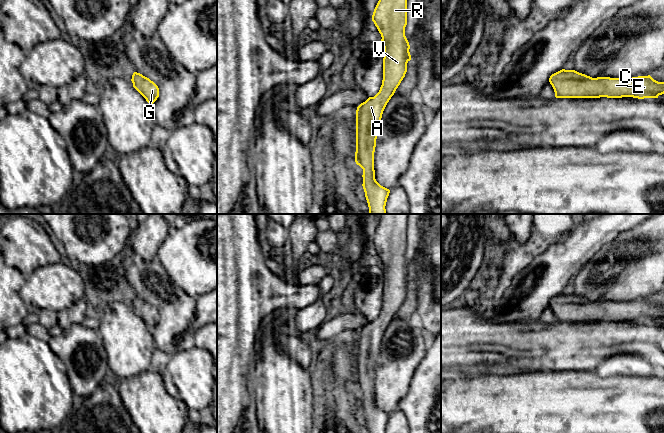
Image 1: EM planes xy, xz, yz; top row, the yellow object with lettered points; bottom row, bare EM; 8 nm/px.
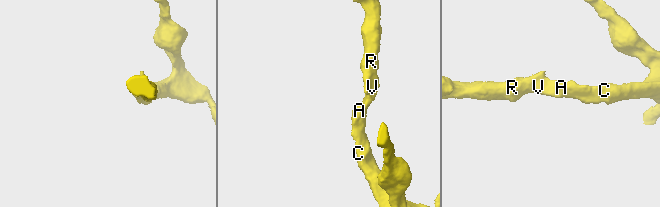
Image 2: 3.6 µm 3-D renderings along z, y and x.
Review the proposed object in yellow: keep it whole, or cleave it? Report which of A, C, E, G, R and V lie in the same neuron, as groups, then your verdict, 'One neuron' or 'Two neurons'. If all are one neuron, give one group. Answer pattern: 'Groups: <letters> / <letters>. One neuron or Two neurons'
Groups: A C E G R V. One neuron

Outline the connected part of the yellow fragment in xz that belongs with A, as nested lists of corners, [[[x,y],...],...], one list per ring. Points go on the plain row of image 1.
[[[380,214],[379,225],[374,233],[372,245],[381,258],[384,271],[383,304],[379,316],[361,327],[356,334],[356,376],[355,386],[363,393],[363,413],[369,433],[385,433],[390,414],[375,403],[374,376],[383,335],[405,301],[407,287],[411,284],[410,269],[405,260],[407,249],[408,214]]]

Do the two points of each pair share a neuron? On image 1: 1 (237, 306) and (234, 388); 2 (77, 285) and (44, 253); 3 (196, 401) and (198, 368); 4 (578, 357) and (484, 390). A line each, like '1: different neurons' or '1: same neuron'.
1: same neuron
2: different neurons
3: same neuron
4: different neurons

